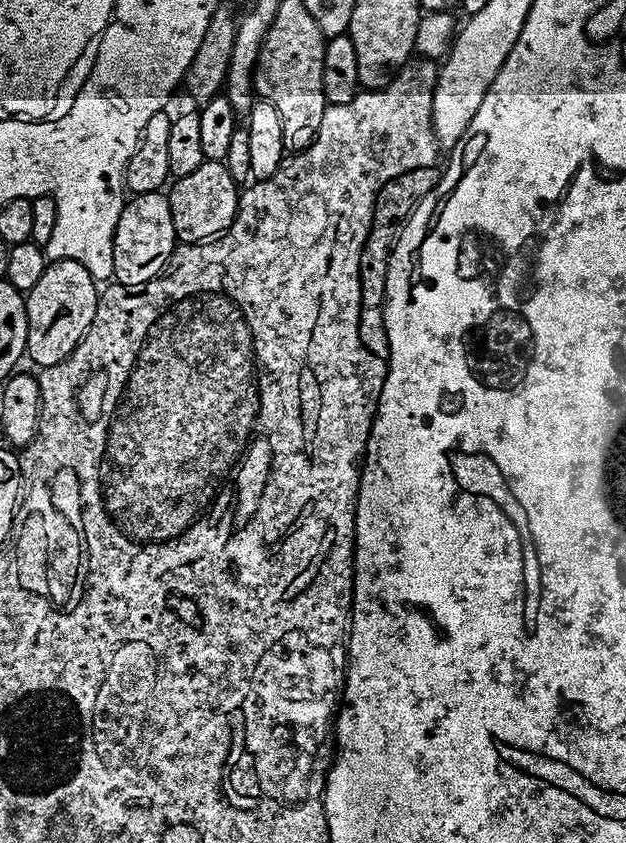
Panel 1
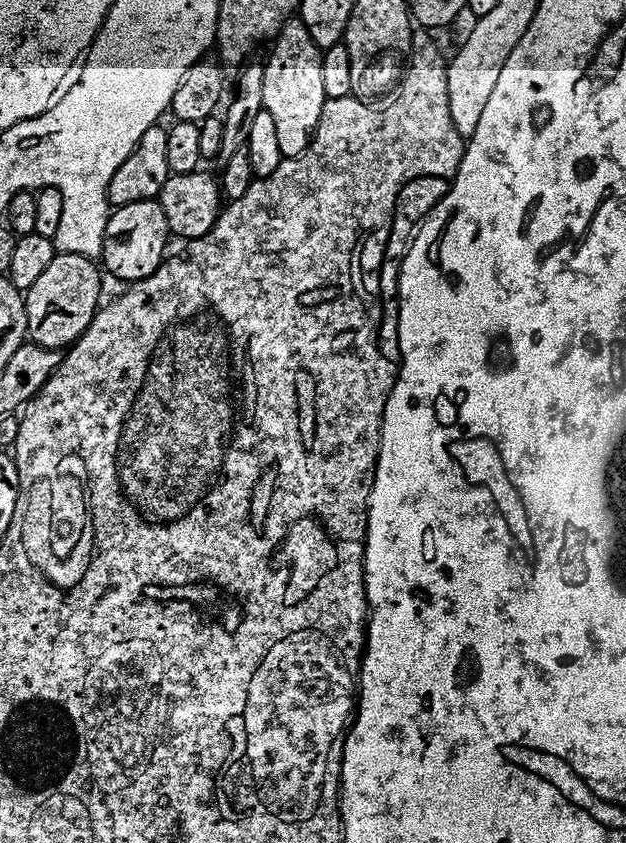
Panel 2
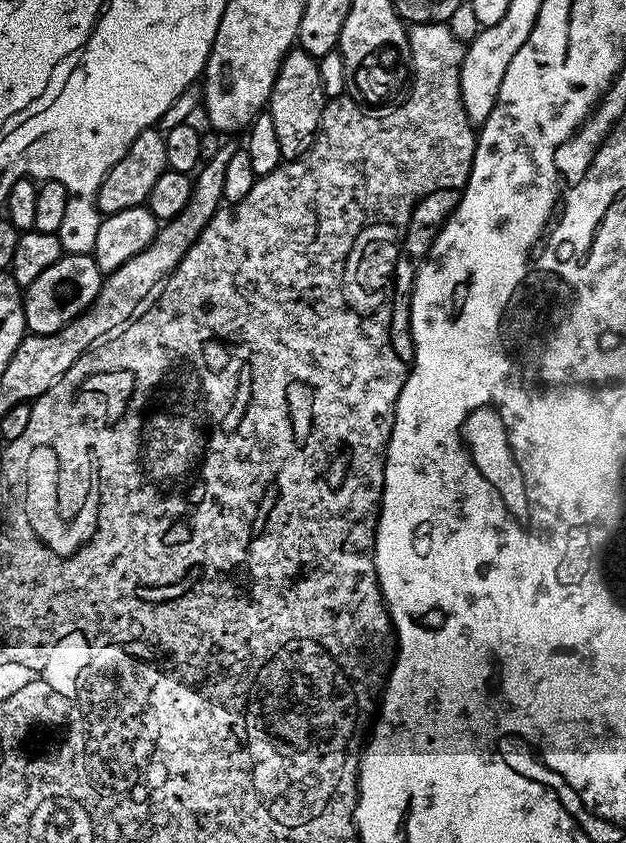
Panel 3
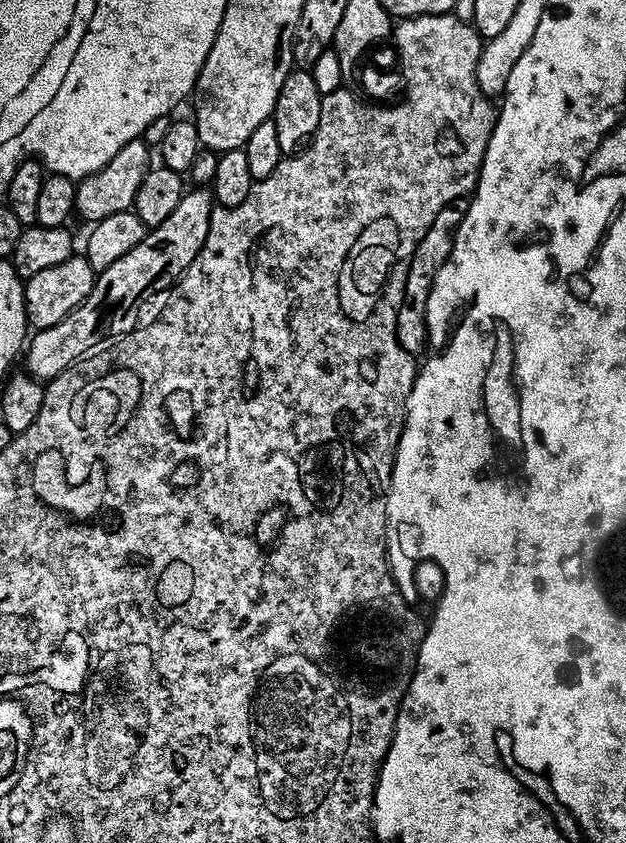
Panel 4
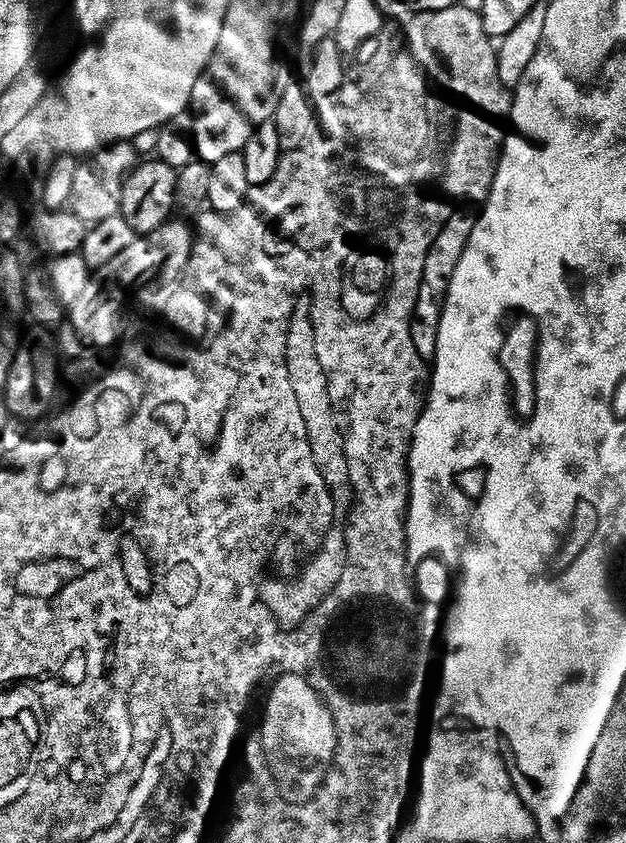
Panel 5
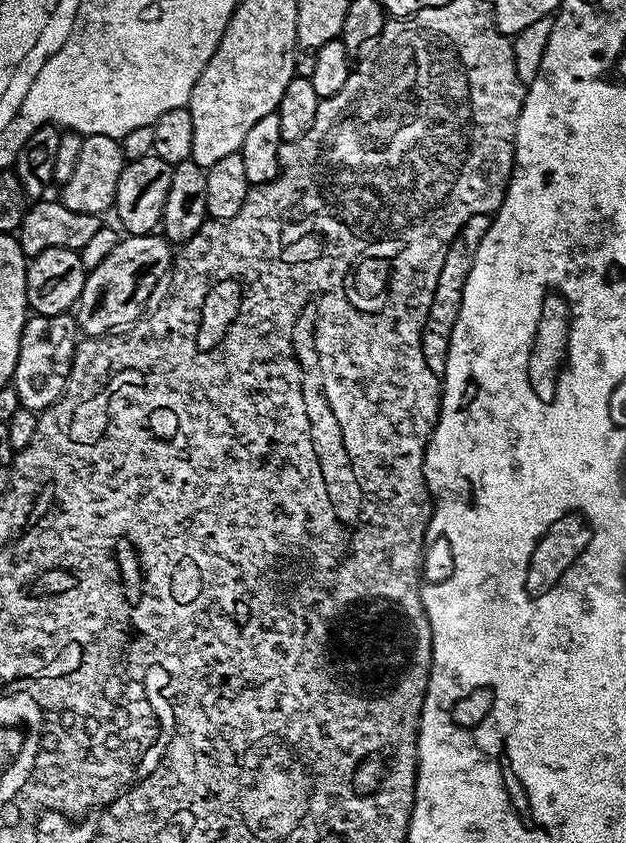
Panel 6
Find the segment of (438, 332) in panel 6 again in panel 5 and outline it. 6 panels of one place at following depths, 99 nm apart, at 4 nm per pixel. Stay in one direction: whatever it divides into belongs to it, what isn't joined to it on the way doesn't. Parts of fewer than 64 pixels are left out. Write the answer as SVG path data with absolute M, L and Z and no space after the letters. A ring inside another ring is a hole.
M452 215L442 226L442 230L432 237L432 245L424 253L422 278L416 285L416 305L411 313L415 323L410 328L410 343L414 346L417 357L425 362L430 362L436 353L438 322L442 314L448 283L454 274L454 266L458 266L458 258L462 258L462 250L466 246L466 238L470 238L473 217L471 215L460 215ZM416 320L420 324L416 324Z

